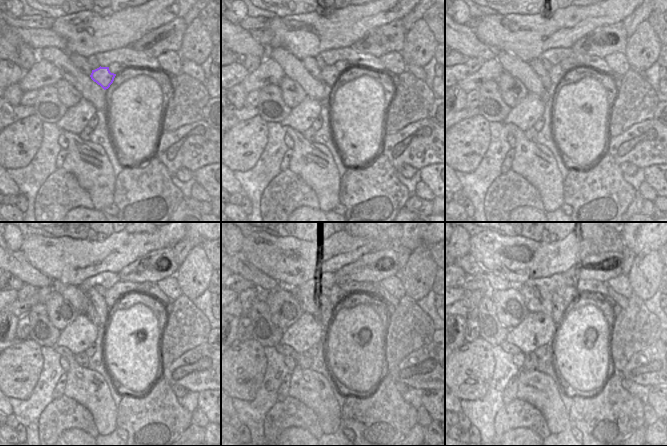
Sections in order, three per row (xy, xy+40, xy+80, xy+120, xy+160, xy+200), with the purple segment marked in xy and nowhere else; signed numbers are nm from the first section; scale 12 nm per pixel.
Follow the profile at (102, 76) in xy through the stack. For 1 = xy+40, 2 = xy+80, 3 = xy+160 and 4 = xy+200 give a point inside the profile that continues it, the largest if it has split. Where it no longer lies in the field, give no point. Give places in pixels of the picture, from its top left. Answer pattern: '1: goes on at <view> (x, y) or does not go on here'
1: goes on at xy+40 (329, 75)
2: goes on at xy+80 (556, 73)
3: goes on at xy+160 (337, 294)
4: goes on at xy+200 (569, 293)

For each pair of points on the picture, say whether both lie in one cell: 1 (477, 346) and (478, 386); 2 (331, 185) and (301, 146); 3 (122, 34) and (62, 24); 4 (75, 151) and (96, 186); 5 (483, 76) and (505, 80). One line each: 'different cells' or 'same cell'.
1: same cell
2: same cell
3: same cell
4: same cell
5: different cells

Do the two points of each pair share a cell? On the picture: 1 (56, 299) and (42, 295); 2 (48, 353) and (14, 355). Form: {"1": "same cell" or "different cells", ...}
{"1": "different cells", "2": "different cells"}

